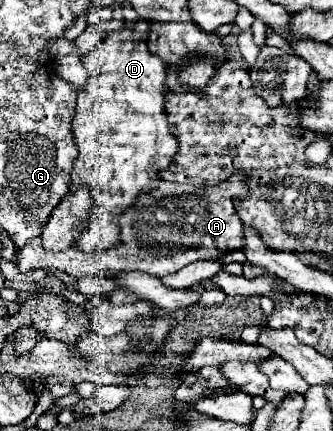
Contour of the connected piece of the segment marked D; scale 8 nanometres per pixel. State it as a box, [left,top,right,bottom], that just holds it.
[72,19,178,253]

